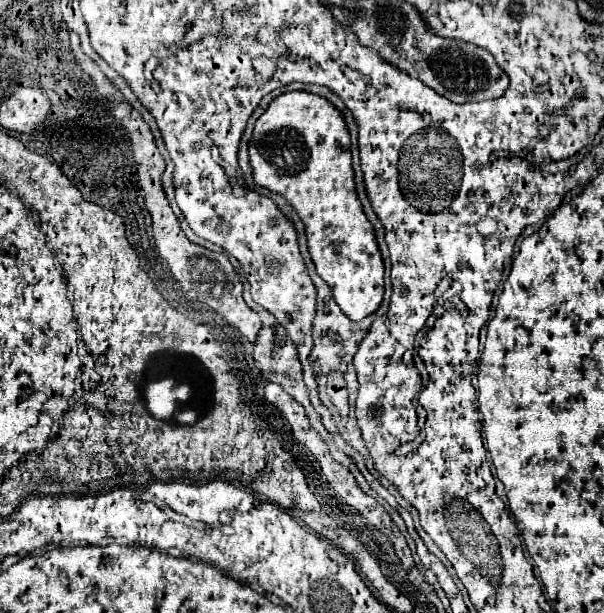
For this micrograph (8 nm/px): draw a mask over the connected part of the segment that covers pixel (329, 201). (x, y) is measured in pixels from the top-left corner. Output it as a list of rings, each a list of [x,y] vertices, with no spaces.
[[[285,92],[259,116],[249,140],[253,180],[281,194],[305,224],[317,274],[333,290],[339,308],[355,322],[373,314],[383,300],[383,260],[355,192],[351,140],[341,112],[311,92]]]

